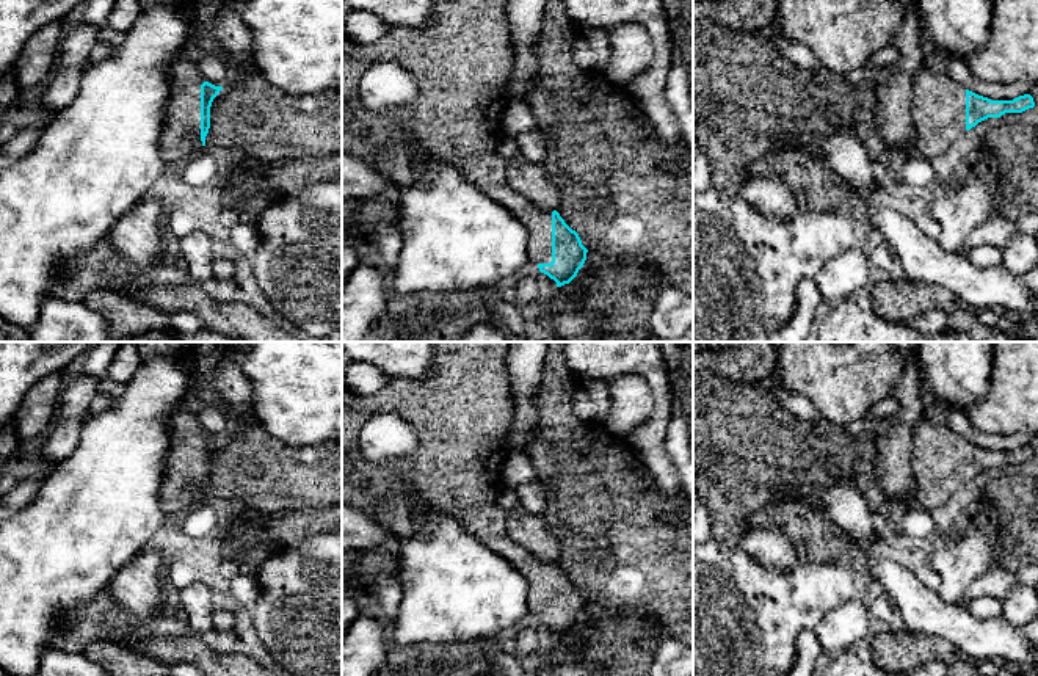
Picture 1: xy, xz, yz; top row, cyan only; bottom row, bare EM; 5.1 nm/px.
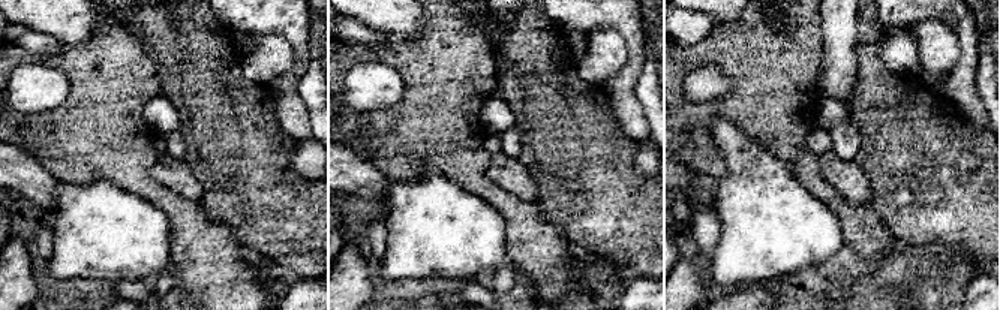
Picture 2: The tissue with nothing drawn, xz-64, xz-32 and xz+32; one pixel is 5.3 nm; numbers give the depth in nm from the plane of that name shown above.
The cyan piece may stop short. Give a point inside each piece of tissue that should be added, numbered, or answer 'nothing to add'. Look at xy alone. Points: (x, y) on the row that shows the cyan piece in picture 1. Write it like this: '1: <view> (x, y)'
1: xy (181, 140)

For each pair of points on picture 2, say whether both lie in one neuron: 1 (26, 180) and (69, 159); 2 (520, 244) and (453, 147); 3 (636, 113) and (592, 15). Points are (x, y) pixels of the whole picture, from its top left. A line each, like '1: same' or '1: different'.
1: different
2: same
3: same

